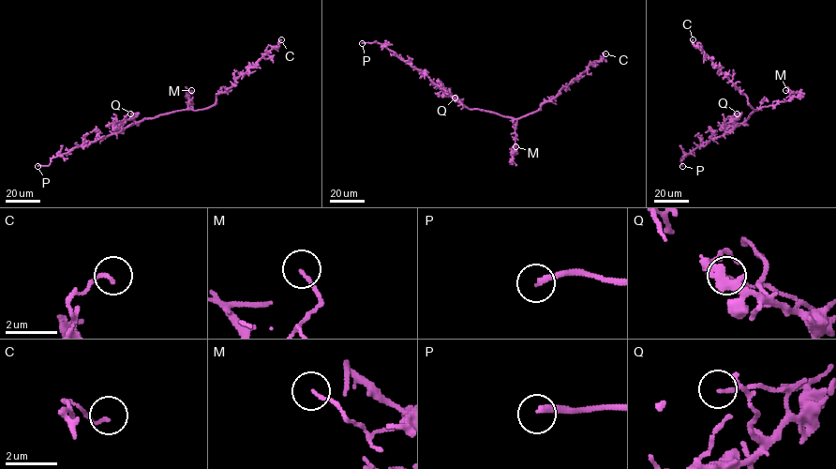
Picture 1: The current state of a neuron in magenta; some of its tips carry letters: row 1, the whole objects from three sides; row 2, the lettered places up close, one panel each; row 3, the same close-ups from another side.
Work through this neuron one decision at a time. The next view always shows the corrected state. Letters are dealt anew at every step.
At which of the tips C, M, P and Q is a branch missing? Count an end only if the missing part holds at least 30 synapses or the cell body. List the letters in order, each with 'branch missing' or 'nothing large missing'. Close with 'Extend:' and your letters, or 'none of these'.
C: nothing large missing
M: nothing large missing
P: branch missing
Q: nothing large missing
Extend: P

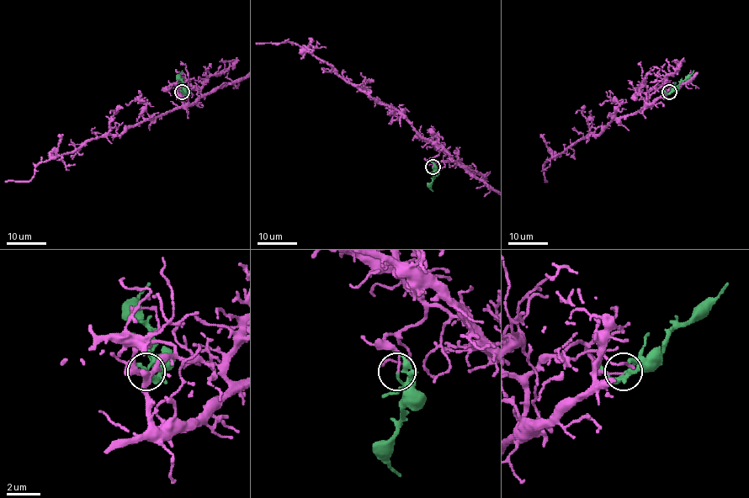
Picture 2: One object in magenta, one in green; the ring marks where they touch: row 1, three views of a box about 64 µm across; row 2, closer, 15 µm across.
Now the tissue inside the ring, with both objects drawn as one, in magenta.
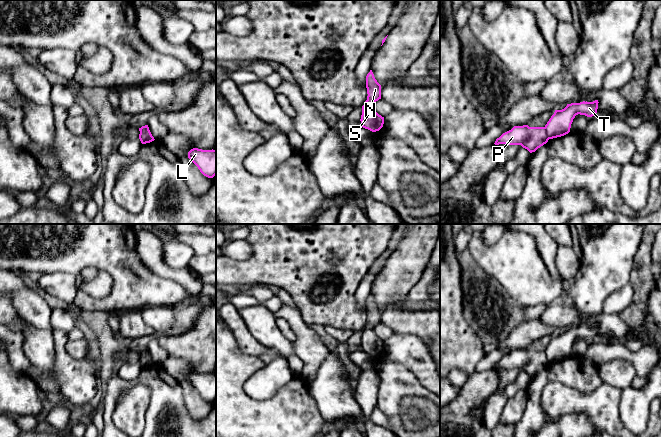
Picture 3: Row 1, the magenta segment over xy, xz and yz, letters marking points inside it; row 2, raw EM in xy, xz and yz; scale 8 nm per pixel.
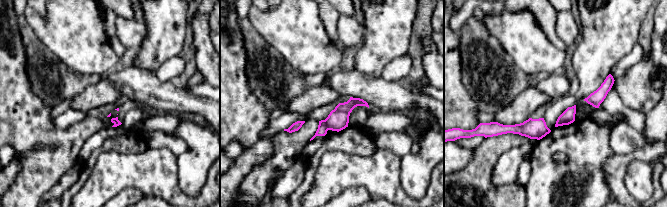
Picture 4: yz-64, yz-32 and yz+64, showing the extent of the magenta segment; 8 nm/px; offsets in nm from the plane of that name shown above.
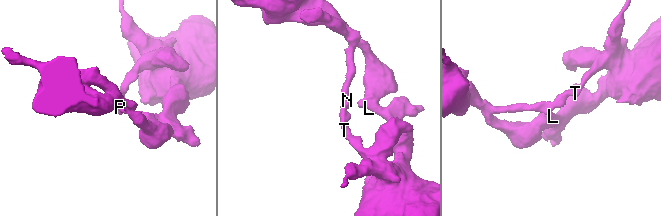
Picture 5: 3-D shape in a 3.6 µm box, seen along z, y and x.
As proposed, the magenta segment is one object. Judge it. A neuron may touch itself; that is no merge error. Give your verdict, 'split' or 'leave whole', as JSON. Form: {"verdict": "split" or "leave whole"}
{"verdict": "split"}

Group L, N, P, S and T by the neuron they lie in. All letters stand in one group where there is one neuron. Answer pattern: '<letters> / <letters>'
L S T / N P

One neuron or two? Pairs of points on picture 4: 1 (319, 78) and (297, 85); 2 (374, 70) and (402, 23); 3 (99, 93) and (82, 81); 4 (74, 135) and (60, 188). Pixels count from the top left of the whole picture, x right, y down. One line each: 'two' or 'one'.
1: one
2: one
3: two
4: two

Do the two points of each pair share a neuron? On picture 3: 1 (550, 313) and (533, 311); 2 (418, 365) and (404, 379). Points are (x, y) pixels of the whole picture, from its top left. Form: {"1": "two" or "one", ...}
{"1": "two", "2": "two"}

